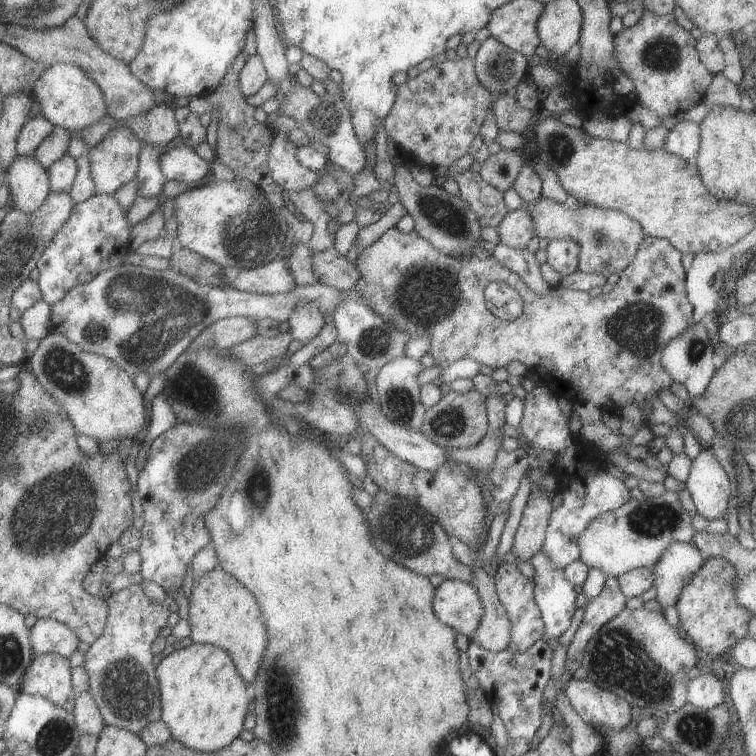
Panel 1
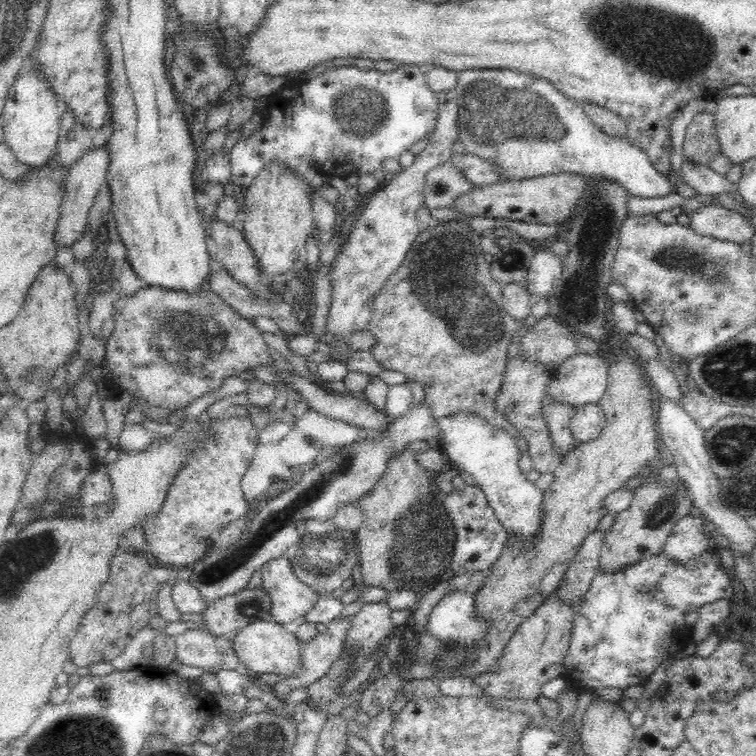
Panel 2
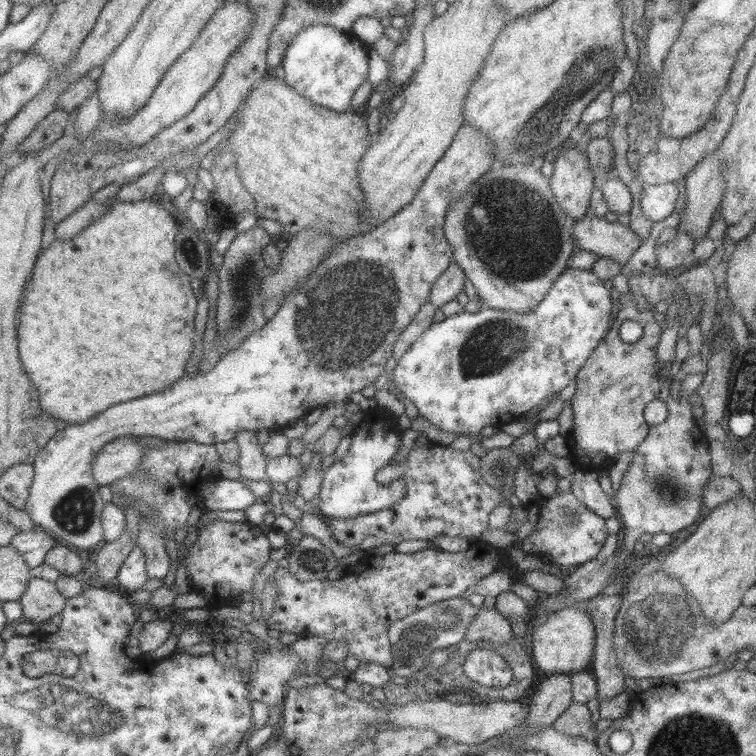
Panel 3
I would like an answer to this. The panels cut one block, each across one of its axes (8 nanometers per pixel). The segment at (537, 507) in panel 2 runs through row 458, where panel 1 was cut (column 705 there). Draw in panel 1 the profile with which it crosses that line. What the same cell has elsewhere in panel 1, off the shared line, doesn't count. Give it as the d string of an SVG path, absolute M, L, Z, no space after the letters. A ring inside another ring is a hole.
M703 447L690 464L685 487L697 514L707 521L714 518L727 520L727 500L732 486L709 448Z

